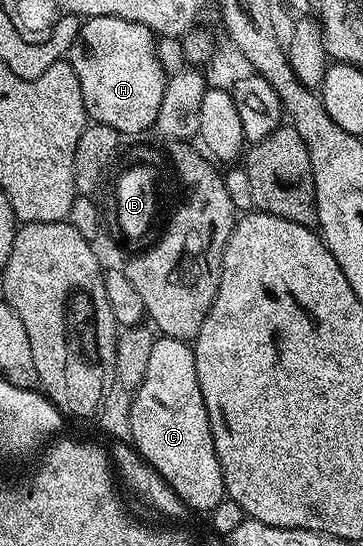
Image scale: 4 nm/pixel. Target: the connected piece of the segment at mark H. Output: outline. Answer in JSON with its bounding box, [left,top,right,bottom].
[70,16,166,137]

